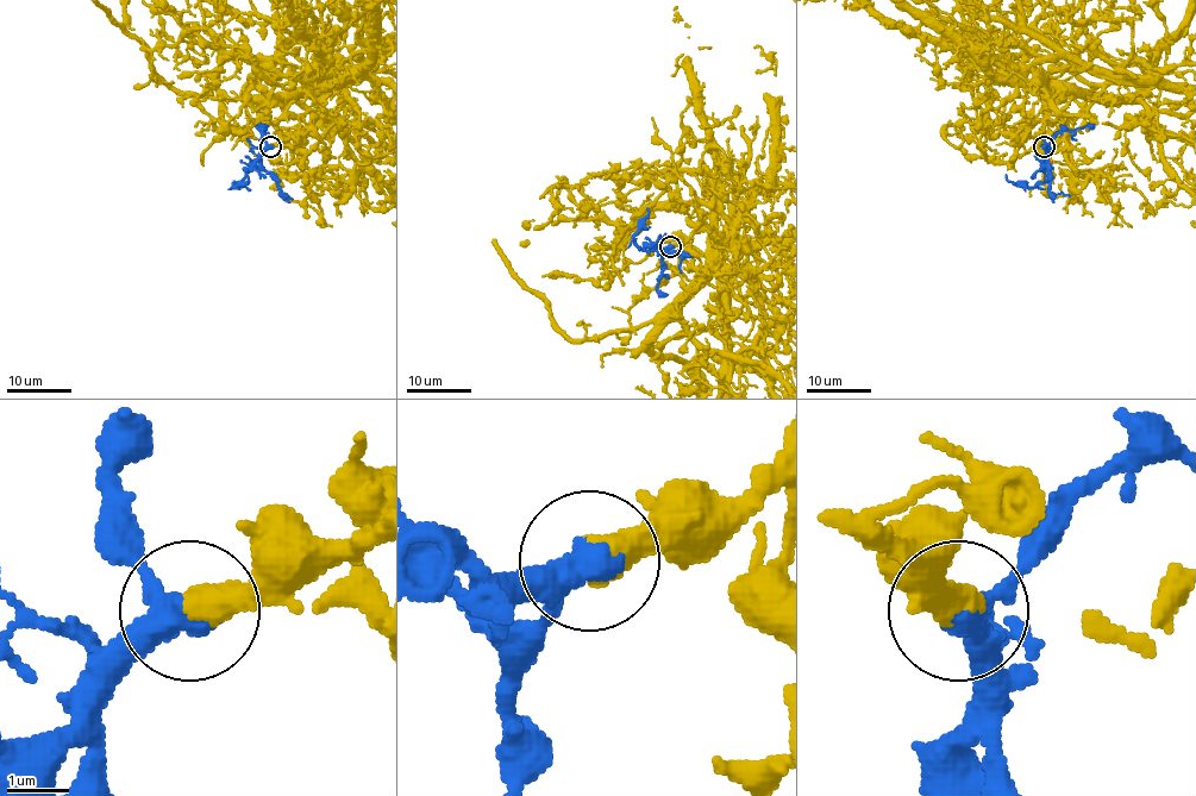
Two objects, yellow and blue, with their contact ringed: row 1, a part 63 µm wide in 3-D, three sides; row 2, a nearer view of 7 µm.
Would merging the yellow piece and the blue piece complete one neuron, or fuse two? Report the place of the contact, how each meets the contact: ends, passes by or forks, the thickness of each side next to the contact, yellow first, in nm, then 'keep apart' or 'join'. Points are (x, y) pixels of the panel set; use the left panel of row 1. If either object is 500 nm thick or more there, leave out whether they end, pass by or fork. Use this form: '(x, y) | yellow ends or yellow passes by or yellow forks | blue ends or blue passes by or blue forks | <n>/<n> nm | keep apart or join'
(270, 146) | 550/420 nm | join

